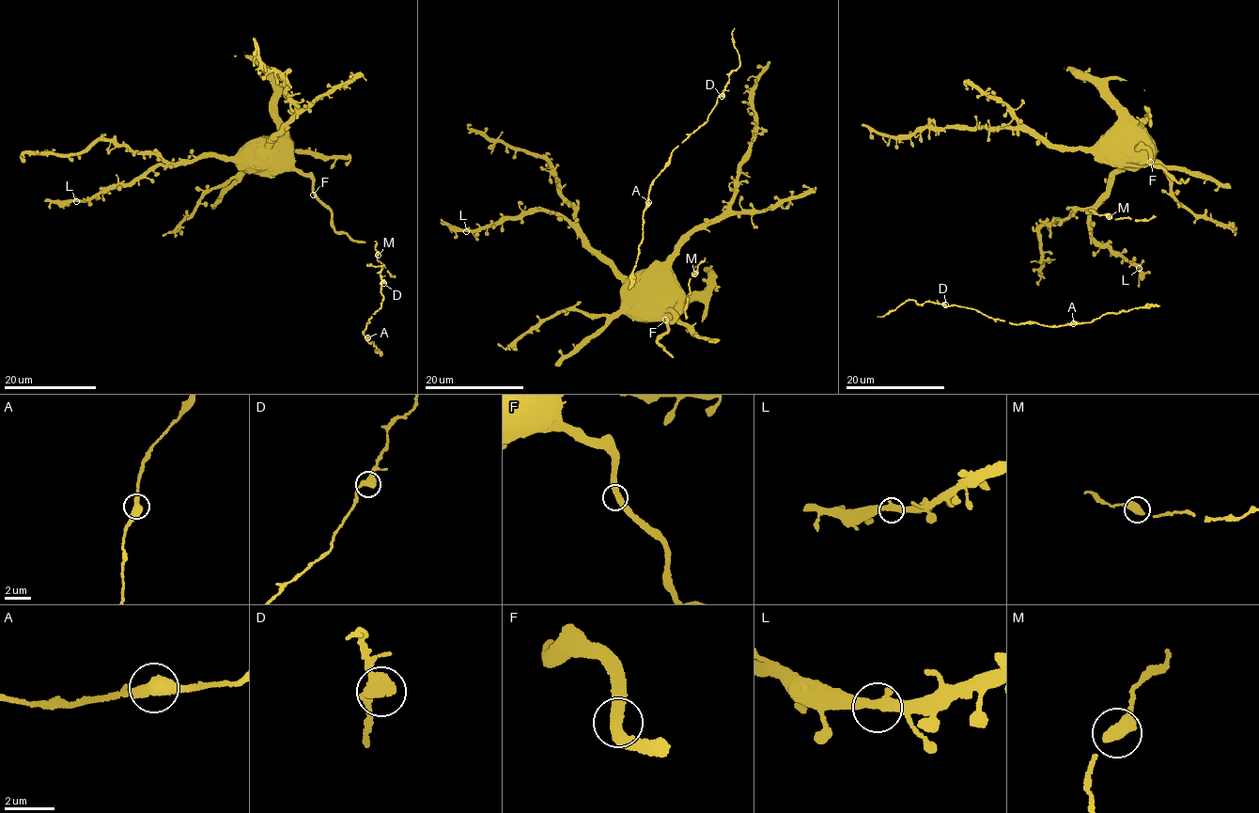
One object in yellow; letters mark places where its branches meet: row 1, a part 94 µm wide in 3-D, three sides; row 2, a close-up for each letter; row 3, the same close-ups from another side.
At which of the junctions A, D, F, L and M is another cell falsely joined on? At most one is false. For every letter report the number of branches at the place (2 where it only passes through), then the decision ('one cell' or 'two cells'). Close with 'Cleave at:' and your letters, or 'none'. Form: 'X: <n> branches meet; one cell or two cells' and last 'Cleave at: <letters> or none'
A: 2 branches meet; one cell
D: 2 branches meet; one cell
F: 2 branches meet; one cell
L: 2 branches meet; one cell
M: 2 branches meet; one cell
Cleave at: none

